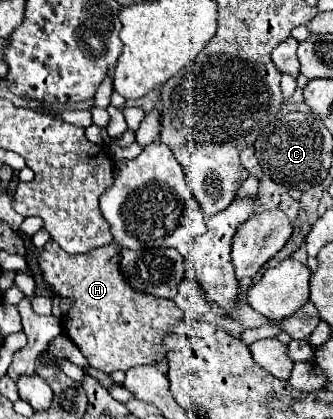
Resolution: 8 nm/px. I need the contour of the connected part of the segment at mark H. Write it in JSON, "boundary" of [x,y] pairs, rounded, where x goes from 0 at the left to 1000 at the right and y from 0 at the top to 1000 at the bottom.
{"boundary":[[[147,573],[117,606],[117,640],[135,673],[171,706],[219,721],[207,745],[183,759],[183,778],[261,854],[267,874],[315,893],[345,883],[381,888],[399,874],[435,869],[483,874],[483,802],[489,792],[514,792],[514,773],[550,754],[526,716],[429,702],[387,683],[357,625],[363,592],[345,578],[249,611],[213,611],[171,578]]]}

